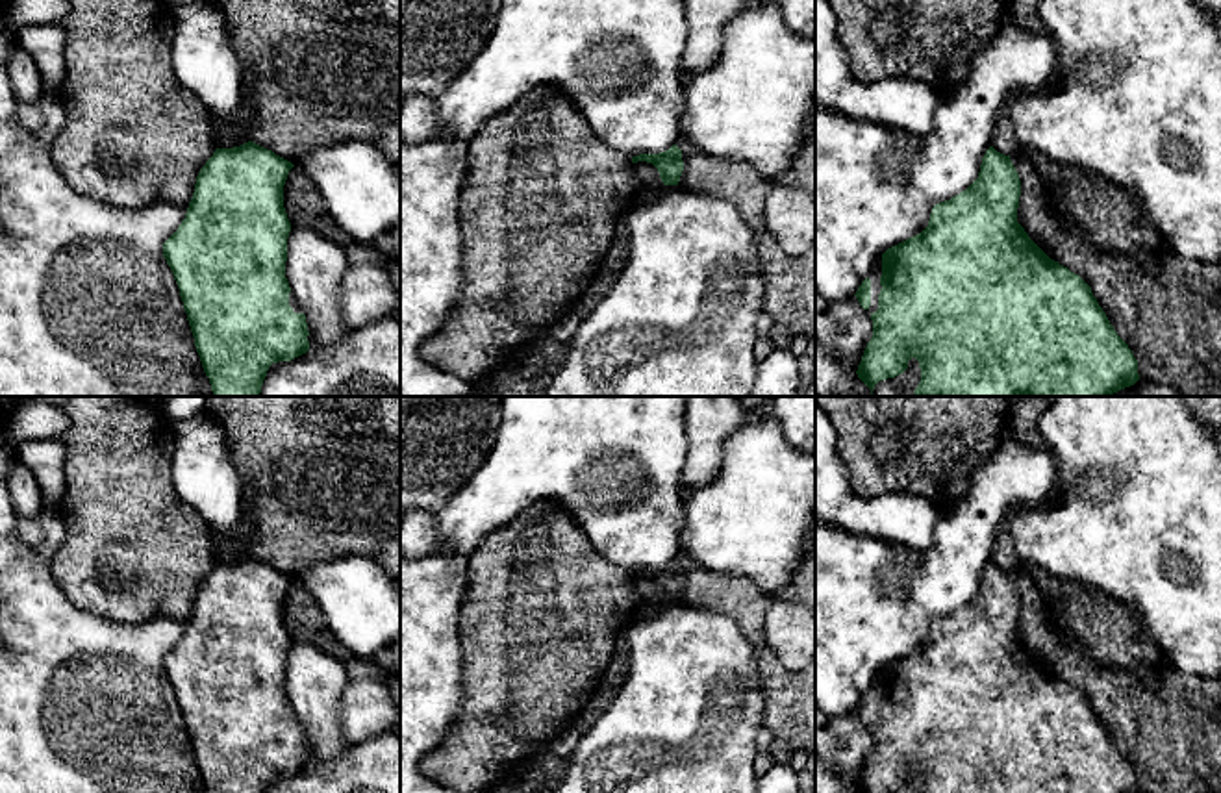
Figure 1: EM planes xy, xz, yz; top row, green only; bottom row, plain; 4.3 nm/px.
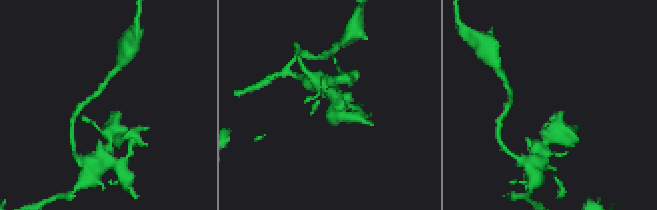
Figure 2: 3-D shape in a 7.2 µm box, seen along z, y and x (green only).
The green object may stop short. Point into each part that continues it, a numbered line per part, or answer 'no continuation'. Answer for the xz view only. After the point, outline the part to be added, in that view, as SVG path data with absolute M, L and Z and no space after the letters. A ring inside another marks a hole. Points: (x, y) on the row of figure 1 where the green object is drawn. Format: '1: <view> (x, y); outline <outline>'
no continuation

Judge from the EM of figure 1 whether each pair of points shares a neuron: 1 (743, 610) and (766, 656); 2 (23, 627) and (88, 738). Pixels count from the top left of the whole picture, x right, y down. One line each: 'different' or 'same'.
1: same
2: same

